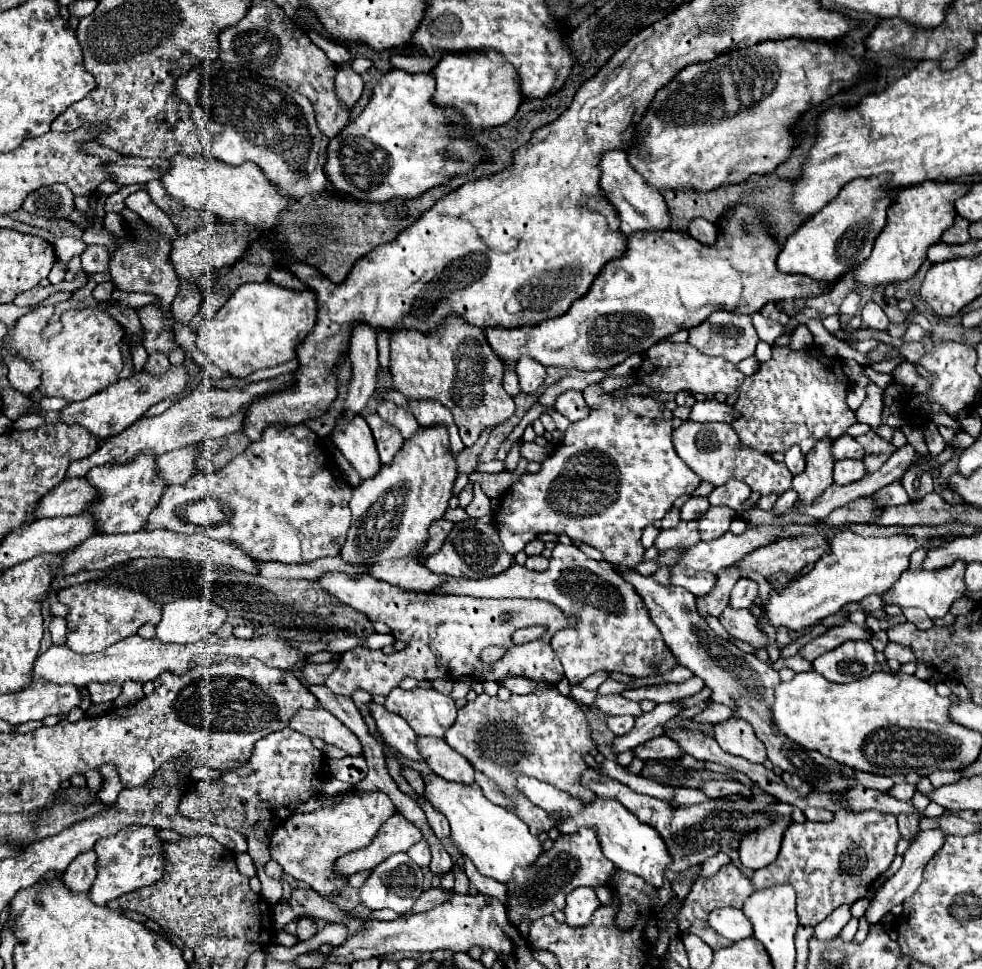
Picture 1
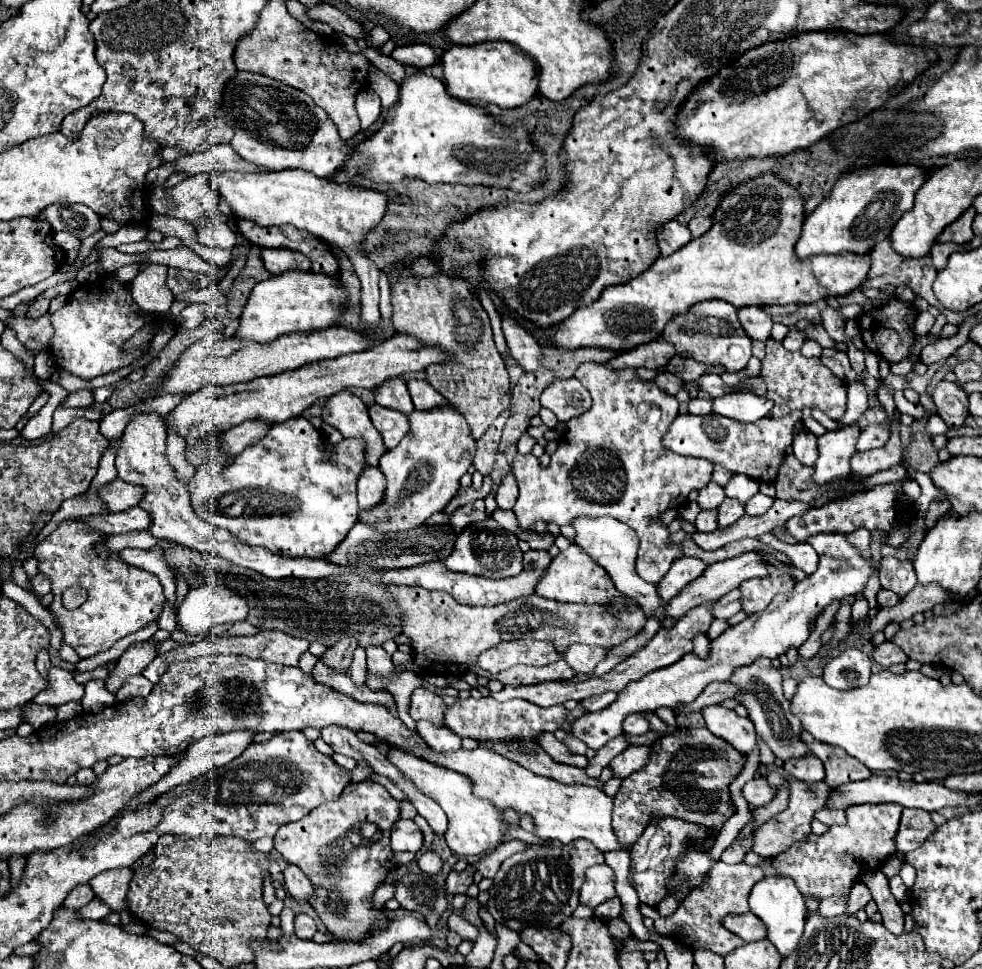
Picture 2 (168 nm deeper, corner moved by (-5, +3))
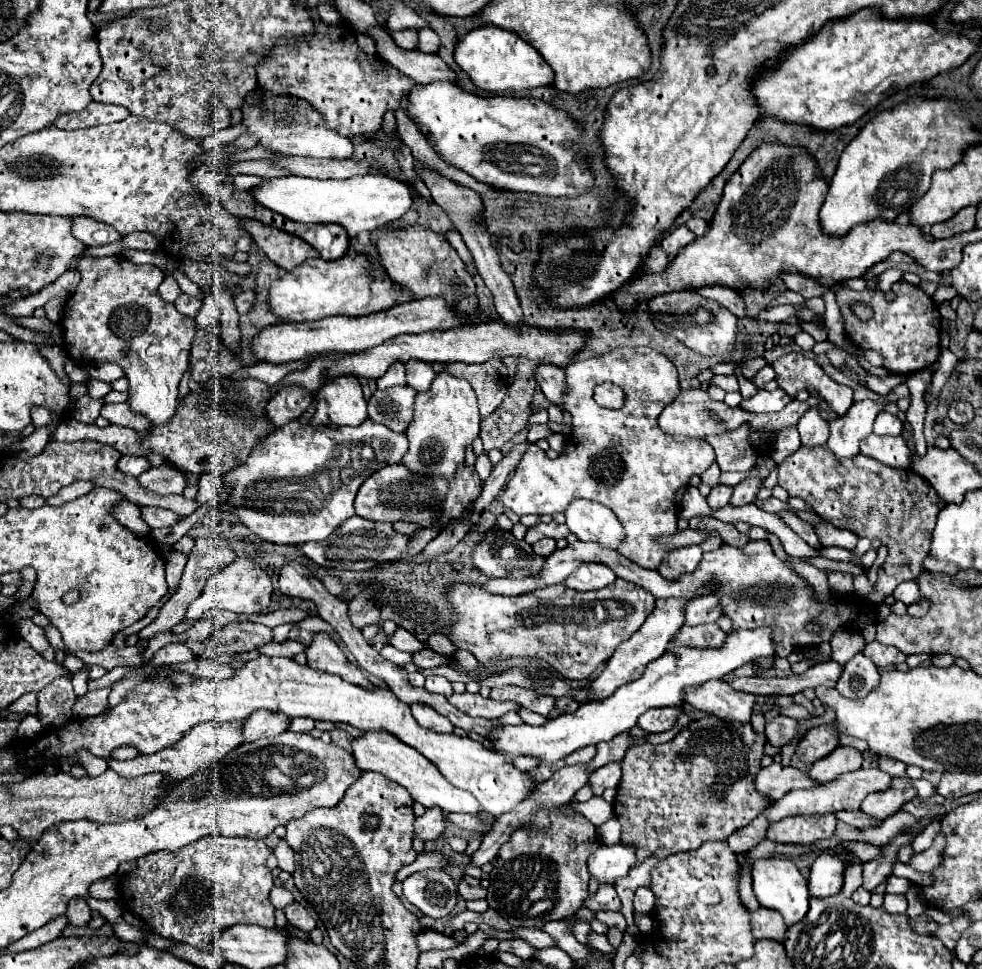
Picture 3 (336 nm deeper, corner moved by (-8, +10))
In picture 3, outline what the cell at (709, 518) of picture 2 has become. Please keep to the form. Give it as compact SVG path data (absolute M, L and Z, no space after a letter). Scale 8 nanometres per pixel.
M717 485L717 489L713 489L707 497L707 503L711 509L721 509L729 503L729 497L733 493L733 487L727 487L727 485Z

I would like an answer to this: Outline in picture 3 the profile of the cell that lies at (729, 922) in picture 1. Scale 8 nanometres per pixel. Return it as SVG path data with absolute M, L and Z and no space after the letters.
M759 907L757 911L751 913L751 927L755 939L773 939L773 941L783 941L787 927L781 921L781 913L773 913L773 909Z

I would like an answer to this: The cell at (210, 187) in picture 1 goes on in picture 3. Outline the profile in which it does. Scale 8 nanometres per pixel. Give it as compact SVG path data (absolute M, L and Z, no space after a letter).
M357 175L349 179L311 179L311 177L263 177L253 189L255 201L287 219L299 223L337 223L343 225L351 239L359 233L375 231L399 219L411 207L411 189L385 175Z

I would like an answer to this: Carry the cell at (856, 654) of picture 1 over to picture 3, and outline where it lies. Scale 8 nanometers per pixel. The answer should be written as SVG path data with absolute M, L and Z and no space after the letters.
M857 653L851 661L843 665L843 673L835 687L843 697L857 699L865 697L877 685L877 681L879 681L877 665L869 661L869 657L865 657L863 653Z

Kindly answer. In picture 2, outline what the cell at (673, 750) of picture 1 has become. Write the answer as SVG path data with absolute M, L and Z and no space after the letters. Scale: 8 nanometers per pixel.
M628 746L626 752L620 752L610 762L610 770L614 772L614 778L624 780L626 776L630 776L638 768L642 768L648 760L646 756L650 754L650 750L652 750L652 746Z

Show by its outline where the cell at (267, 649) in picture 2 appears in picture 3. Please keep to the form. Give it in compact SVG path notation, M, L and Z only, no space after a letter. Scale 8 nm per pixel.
M286 623L273 629L273 642L283 643L288 640L288 634L296 623Z

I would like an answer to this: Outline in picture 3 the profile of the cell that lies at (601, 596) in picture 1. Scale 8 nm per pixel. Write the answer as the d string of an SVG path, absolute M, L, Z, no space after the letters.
M581 563L565 581L563 585L575 591L595 591L611 585L617 579L613 569L605 563Z

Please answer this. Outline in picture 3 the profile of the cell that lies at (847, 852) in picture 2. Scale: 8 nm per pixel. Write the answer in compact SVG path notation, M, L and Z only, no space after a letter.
M895 777L887 791L871 793L863 799L861 811L865 811L875 821L883 821L895 815L907 801L915 797L915 789L909 785L909 777Z

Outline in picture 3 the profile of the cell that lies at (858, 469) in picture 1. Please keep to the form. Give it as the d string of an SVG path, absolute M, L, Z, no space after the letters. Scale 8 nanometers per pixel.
M869 435L865 441L861 441L861 453L877 459L889 467L895 467L895 469L911 467L911 455L909 455L905 439L901 435L897 435L897 437Z

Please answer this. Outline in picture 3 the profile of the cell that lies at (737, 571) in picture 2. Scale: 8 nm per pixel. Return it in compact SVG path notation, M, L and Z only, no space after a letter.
M657 599L653 613L647 617L645 625L641 625L641 629L637 633L633 633L633 637L629 641L625 641L625 645L619 645L613 653L613 657L607 661L605 669L599 673L599 677L593 679L591 689L595 693L595 701L605 699L607 695L611 695L615 689L619 689L621 685L641 677L641 673L645 671L647 663L661 657L667 651L669 641L673 641L673 637L677 635L677 631L683 627L685 623L685 605L689 603L689 599Z

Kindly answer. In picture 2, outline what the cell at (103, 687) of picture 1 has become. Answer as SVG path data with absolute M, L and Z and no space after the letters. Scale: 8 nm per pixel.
M150 638L150 640L144 640L144 642L138 642L134 646L130 646L116 662L114 670L110 672L110 676L104 680L108 692L116 692L124 680L128 676L134 676L134 674L142 674L142 670L158 656L156 652L156 640Z

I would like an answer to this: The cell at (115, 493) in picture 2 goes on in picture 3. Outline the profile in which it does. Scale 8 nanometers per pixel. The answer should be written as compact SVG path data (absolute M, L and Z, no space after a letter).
M161 465L155 469L147 469L137 477L139 485L151 493L159 495L171 495L171 493L183 493L185 489L185 479L181 471L177 471L171 465Z

